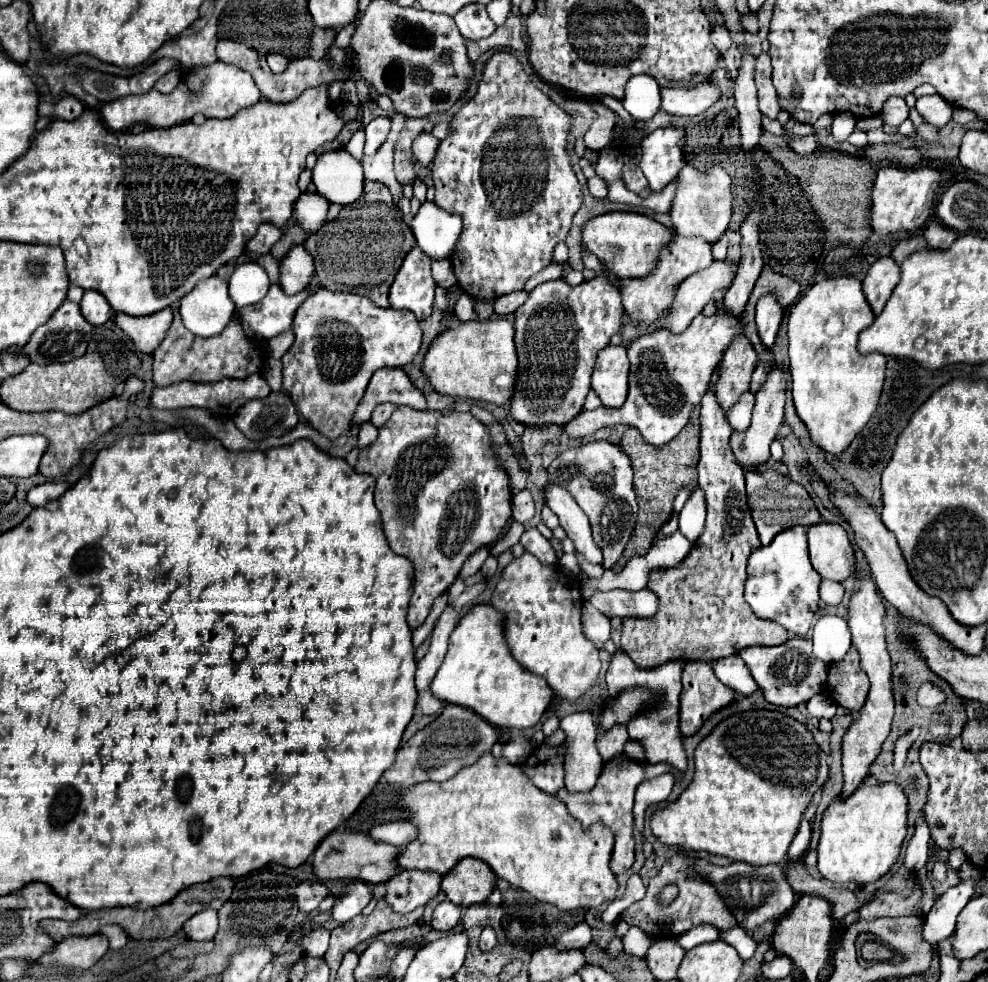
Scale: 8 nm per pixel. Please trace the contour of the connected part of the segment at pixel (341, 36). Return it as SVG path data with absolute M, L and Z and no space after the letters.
M354 24L350 26L344 26L344 28L340 28L338 30L338 34L336 34L336 46L340 46L340 48L348 48L350 46L350 38L352 38L352 34L354 34Z

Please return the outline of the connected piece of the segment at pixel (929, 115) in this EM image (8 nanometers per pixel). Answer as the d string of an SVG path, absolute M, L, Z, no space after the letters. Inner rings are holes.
M940 94L918 98L916 108L924 116L924 120L936 128L944 126L952 118L952 106Z

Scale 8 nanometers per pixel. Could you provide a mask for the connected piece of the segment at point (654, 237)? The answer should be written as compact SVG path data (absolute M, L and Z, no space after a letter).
M608 212L584 224L584 248L594 252L598 260L616 278L644 278L654 272L660 252L668 248L676 232L664 224L636 212Z

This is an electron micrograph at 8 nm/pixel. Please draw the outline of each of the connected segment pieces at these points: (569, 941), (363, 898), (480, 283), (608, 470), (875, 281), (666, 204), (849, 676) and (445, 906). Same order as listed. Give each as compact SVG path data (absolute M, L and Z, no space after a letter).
M582 922L582 924L576 924L574 928L570 928L568 932L564 932L556 940L556 948L560 948L560 950L570 950L570 948L584 950L590 942L592 942L592 928L586 922Z
M360 880L344 886L340 898L336 900L336 904L332 908L332 918L336 922L340 922L340 924L350 922L358 914L362 914L364 906L370 902L370 898L372 898L370 888L364 882L360 882Z
M494 52L488 62L484 64L484 70L482 70L482 78L480 78L480 84L478 84L478 90L474 94L472 100L468 100L458 114L454 114L454 118L450 120L450 136L446 140L440 142L438 150L436 150L436 158L434 158L434 164L432 164L432 178L434 178L434 188L436 188L436 198L434 198L434 204L444 208L446 212L452 212L452 214L460 214L462 216L462 228L464 232L460 234L460 244L456 246L456 256L452 256L452 266L454 266L454 272L456 272L456 278L458 278L458 284L462 286L462 290L466 294L470 294L472 298L478 298L478 300L494 300L498 296L504 296L504 294L510 294L510 292L516 292L516 290L524 290L524 284L528 278L532 278L536 272L540 272L544 266L550 264L552 260L552 252L554 252L554 246L558 242L562 242L570 230L570 222L572 222L572 216L576 214L576 210L580 208L582 204L582 190L580 190L580 184L578 184L578 178L572 170L572 162L570 162L570 154L568 154L568 136L570 136L570 128L572 128L572 122L574 118L562 110L558 104L554 104L530 78L528 74L524 72L520 60L510 54L510 52Z
M594 440L562 452L546 468L546 472L548 472L548 482L560 484L588 514L594 540L596 544L600 544L604 552L602 564L606 568L612 568L622 556L622 550L634 530L638 516L638 504L632 490L634 470L630 458L620 450L620 446L614 446L608 440Z
M882 256L870 266L862 284L866 300L872 306L874 314L878 314L884 308L898 282L900 282L900 266L892 256Z
M672 180L670 184L666 184L660 192L652 192L646 200L642 200L642 206L652 208L654 212L668 212L672 200L676 194L676 180Z
M850 648L840 662L830 666L826 680L826 694L830 694L838 706L854 714L862 708L862 700L866 700L870 688L868 678L858 662L860 656L856 648Z
M444 900L434 910L432 928L434 930L452 930L460 918L462 918L462 906L456 906L456 904Z

